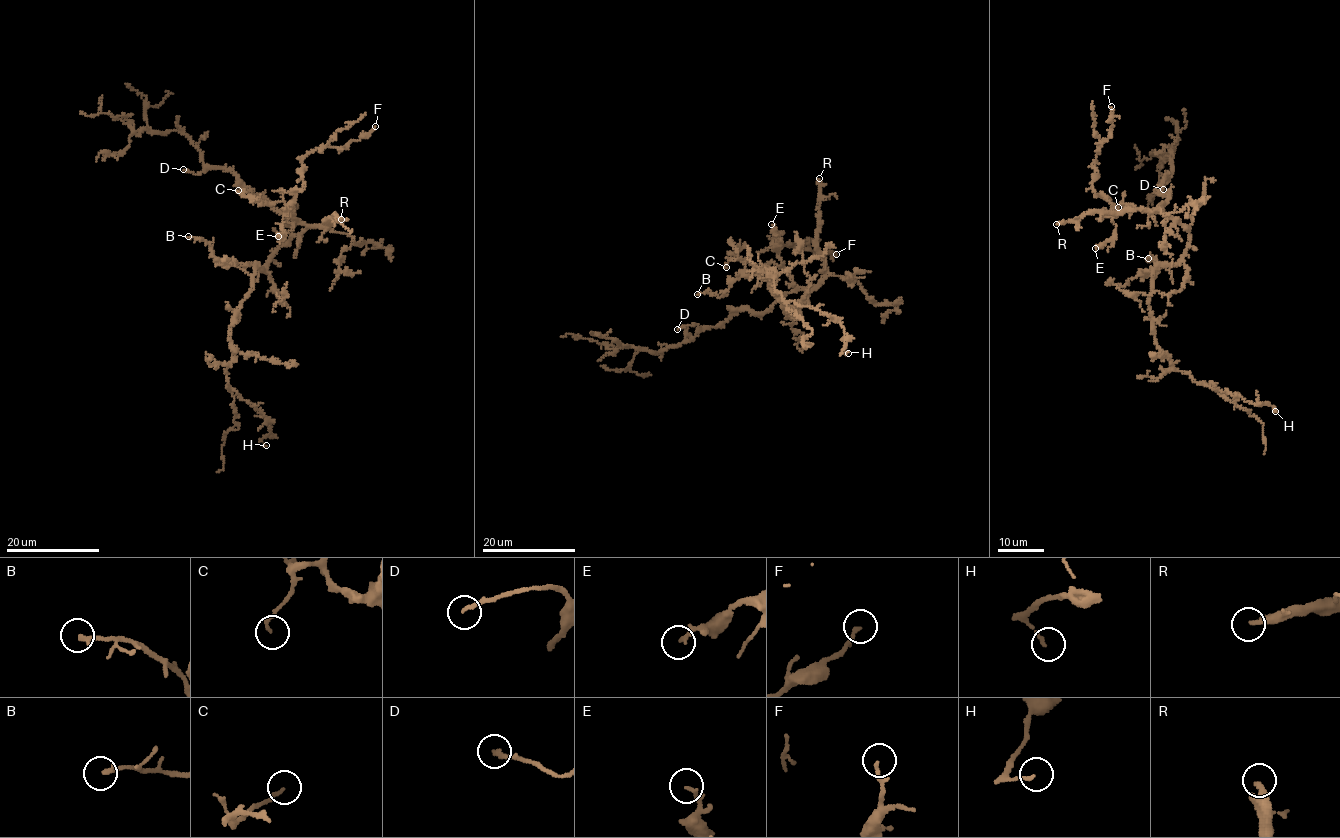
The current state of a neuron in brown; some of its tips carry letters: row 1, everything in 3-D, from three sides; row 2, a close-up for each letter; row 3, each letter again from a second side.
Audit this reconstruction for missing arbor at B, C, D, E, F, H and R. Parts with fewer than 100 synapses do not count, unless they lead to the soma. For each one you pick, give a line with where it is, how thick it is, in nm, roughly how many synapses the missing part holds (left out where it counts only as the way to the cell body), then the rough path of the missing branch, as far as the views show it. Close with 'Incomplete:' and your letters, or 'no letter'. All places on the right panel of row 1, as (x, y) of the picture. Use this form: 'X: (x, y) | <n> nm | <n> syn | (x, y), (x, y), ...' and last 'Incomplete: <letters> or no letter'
R: (1056, 224) | 320 nm | 110 syn
Incomplete: R

